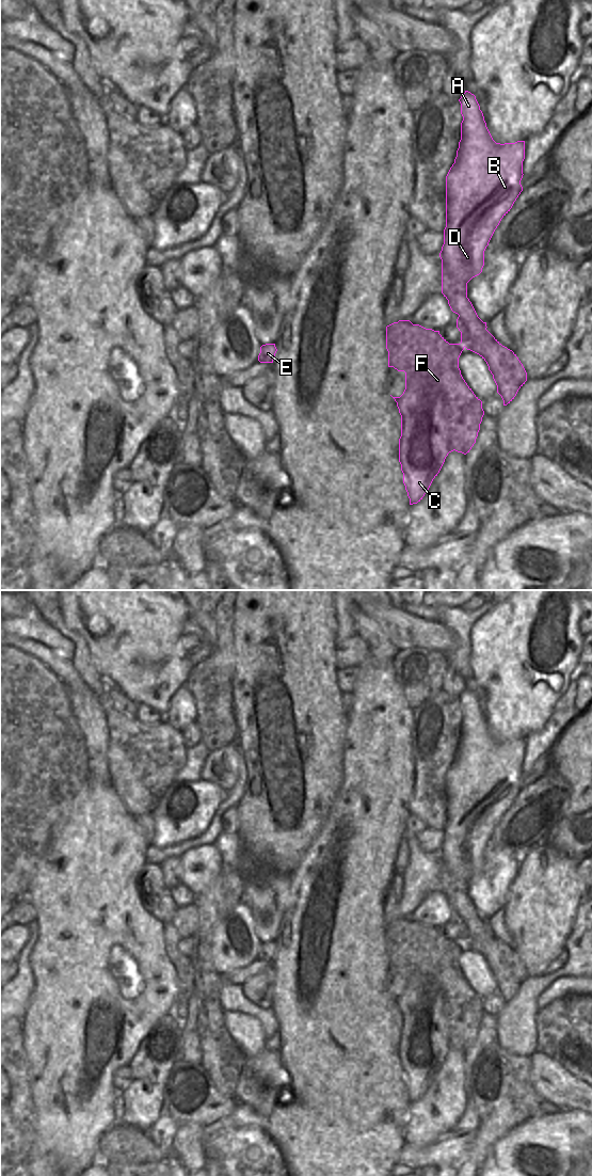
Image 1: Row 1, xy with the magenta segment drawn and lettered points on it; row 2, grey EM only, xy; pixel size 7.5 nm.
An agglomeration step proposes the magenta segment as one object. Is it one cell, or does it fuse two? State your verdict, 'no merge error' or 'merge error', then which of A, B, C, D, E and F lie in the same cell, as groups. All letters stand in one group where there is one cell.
merge error | A B D F / C E

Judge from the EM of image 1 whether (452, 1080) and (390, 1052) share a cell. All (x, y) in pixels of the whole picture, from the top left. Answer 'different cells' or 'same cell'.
different cells

